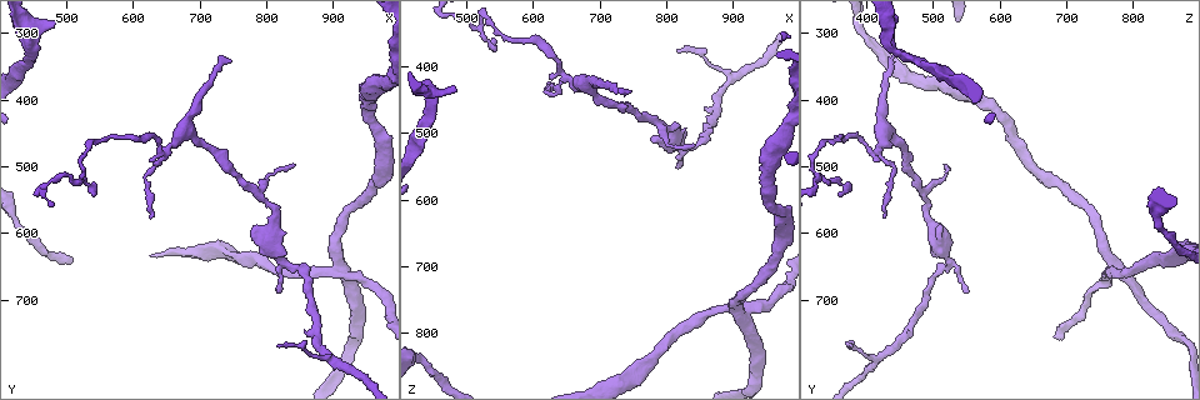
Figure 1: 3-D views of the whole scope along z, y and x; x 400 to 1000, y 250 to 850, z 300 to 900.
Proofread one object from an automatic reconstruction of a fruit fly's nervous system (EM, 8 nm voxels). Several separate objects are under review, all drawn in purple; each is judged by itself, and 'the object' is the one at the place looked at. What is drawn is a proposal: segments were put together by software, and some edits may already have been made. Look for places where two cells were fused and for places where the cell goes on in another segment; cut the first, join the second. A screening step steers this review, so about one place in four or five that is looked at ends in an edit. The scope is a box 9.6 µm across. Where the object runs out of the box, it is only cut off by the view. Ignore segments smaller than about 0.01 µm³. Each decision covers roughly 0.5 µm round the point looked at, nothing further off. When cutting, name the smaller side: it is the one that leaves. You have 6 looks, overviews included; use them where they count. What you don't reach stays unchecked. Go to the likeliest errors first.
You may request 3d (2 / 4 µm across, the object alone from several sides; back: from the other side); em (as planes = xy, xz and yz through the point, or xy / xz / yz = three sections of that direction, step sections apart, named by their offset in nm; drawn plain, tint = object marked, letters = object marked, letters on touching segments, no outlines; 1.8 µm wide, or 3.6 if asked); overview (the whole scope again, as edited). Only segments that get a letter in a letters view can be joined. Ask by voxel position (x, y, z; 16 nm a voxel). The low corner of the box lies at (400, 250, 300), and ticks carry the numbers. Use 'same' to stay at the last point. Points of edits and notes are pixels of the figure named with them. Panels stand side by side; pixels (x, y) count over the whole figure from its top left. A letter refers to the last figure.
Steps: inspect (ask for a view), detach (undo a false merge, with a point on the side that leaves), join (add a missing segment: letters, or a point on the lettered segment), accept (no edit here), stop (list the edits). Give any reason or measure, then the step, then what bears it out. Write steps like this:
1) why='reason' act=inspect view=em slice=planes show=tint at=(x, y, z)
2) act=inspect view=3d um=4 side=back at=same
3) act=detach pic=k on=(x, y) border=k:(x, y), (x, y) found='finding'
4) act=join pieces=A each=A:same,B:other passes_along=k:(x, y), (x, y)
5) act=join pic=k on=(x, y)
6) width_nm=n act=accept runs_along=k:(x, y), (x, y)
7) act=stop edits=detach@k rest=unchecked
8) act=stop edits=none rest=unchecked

why='looks like a crossing' act=inspect view=em slice=planes show=letters at=(905, 655, 775)

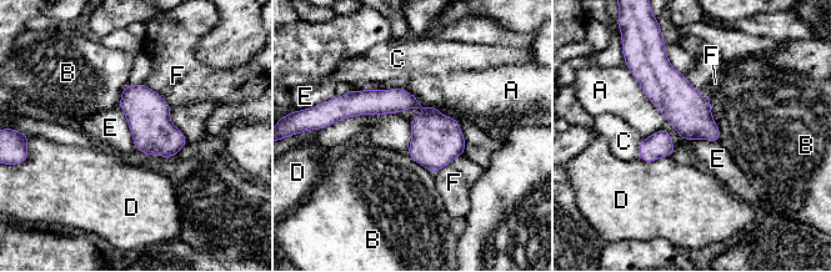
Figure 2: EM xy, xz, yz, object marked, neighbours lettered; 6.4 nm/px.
act=detach pic=2 on=(436, 140) each=A:other,B:other,C:other,D:other,E:other,F:other border=2:(425, 111), (437, 112) found='two cells meet here'

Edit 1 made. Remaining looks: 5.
why='sudden change in width' act=inspect view=em slice=yz step=4 show=tint at=(640, 490, 430)

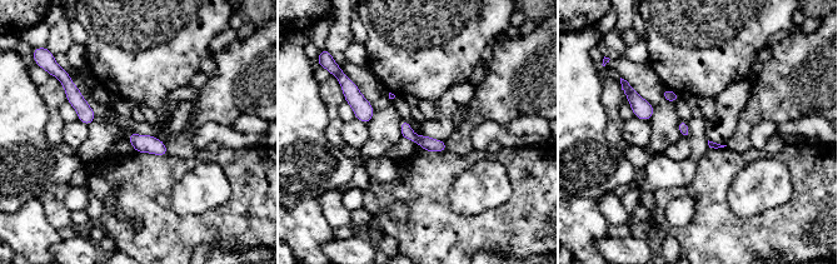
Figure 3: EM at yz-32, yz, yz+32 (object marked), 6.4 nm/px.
why='cut it another way' act=inspect view=em slice=xz step=4 show=letters at=same

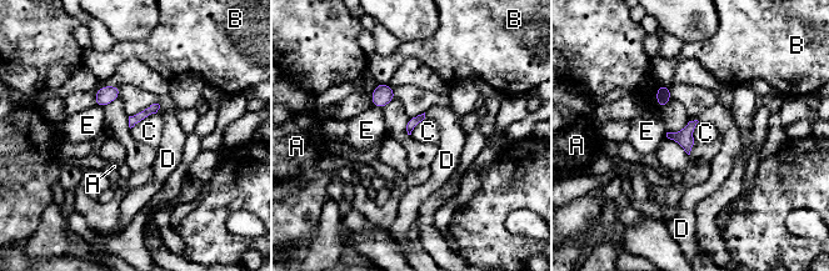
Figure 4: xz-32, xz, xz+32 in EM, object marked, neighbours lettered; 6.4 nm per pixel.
act=accept each=A:other,B:other,C:other,D:other,E:other found='all the same cell'

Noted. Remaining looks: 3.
why='branch point' act=inspect view=em um=3.6 slice=xy step=16 show=tint at=(445, 305, 435)

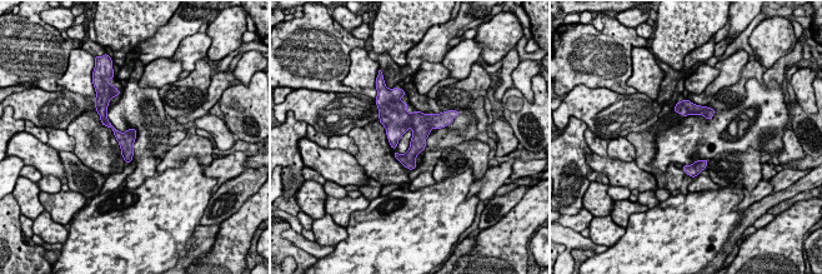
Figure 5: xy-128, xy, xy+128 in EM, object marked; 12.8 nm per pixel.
why='another direction' act=inspect view=em um=3.6 slice=planes show=tint at=same

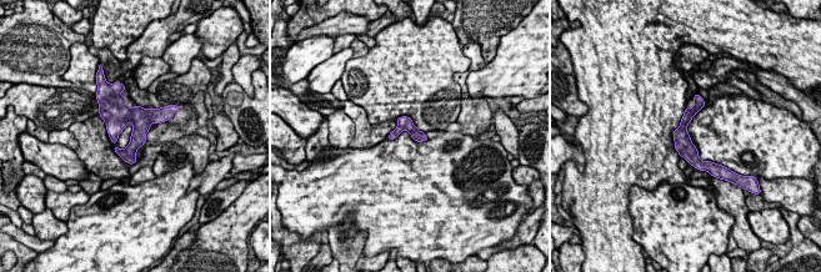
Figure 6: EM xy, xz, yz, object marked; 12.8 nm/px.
act=inspect view=em um=3.6 slice=planes show=letters at=same

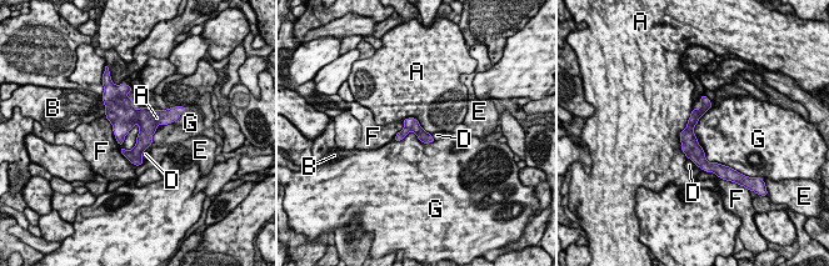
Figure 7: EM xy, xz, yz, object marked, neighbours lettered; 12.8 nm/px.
act=accept each=A:other,B:other,D:other,E:other,F:other,G:other found='continuous, no second cell'

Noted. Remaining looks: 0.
act=stop edits=detach@2 rest=unchecked

